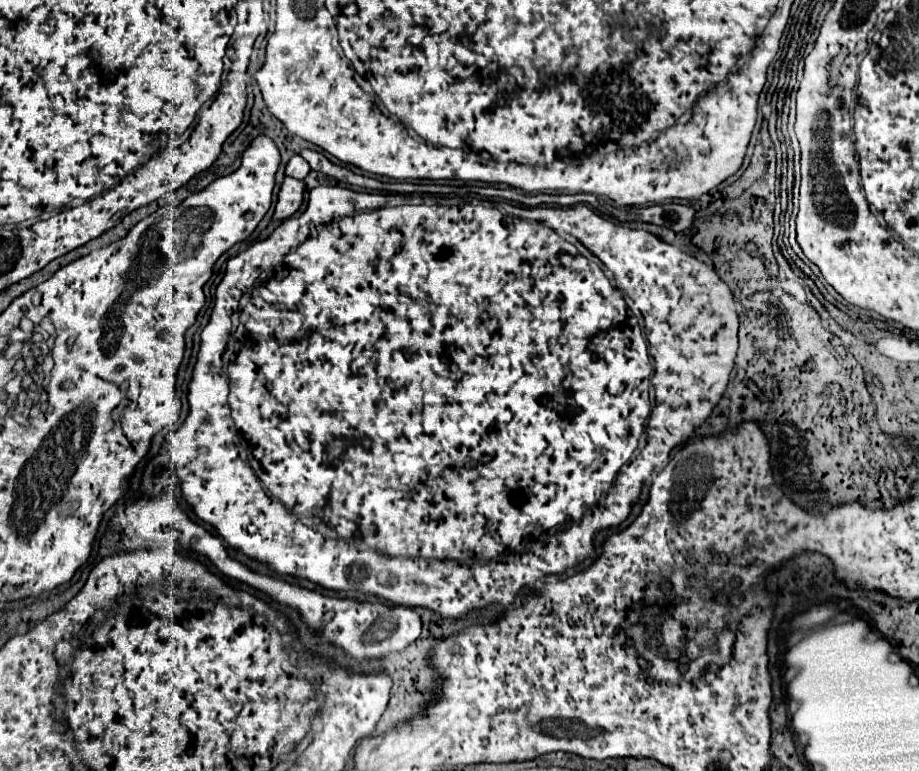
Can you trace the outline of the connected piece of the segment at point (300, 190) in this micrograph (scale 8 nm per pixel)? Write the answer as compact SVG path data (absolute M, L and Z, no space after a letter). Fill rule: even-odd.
M286 177L282 187L280 187L280 193L278 193L274 219L284 221L290 215L294 215L300 209L300 205L302 205L302 195L304 195L304 183L296 181L292 177Z

